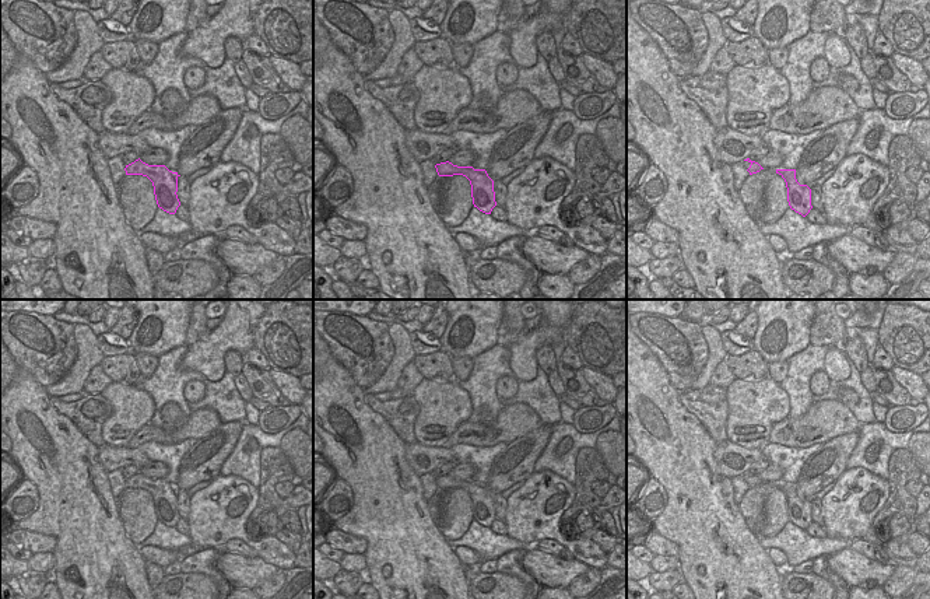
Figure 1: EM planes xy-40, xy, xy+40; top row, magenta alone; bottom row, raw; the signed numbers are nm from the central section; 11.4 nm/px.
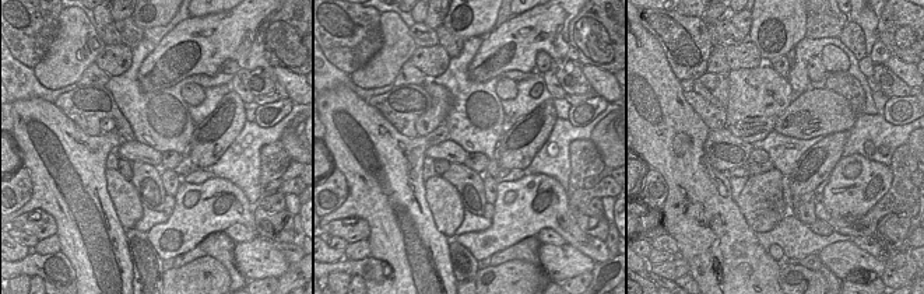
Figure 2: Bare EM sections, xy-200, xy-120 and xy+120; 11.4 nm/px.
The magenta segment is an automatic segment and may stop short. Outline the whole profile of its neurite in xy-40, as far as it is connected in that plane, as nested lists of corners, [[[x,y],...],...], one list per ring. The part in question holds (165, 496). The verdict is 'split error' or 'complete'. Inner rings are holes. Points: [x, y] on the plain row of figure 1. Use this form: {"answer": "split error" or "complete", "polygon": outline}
{"answer": "complete", "polygon": [[[140,472],[126,479],[126,488],[147,490],[154,500],[155,514],[159,522],[169,528],[175,528],[180,515],[178,512],[178,486],[169,484],[165,479],[148,479]]]}

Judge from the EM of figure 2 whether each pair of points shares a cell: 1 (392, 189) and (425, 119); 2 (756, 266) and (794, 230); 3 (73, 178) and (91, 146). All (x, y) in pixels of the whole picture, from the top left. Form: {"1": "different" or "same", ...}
{"1": "different", "2": "different", "3": "same"}

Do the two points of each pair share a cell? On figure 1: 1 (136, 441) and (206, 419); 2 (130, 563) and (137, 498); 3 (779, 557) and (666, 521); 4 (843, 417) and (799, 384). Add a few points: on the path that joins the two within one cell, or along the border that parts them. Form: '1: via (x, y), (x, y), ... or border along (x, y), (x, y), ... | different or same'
1: via (153, 435), (176, 437), (189, 430) | same
2: border along (118, 512), (125, 535), (137, 547) | different
3: border along (767, 550), (778, 567), (788, 570) | different
4: border along (813, 403), (802, 414), (788, 417) | different

